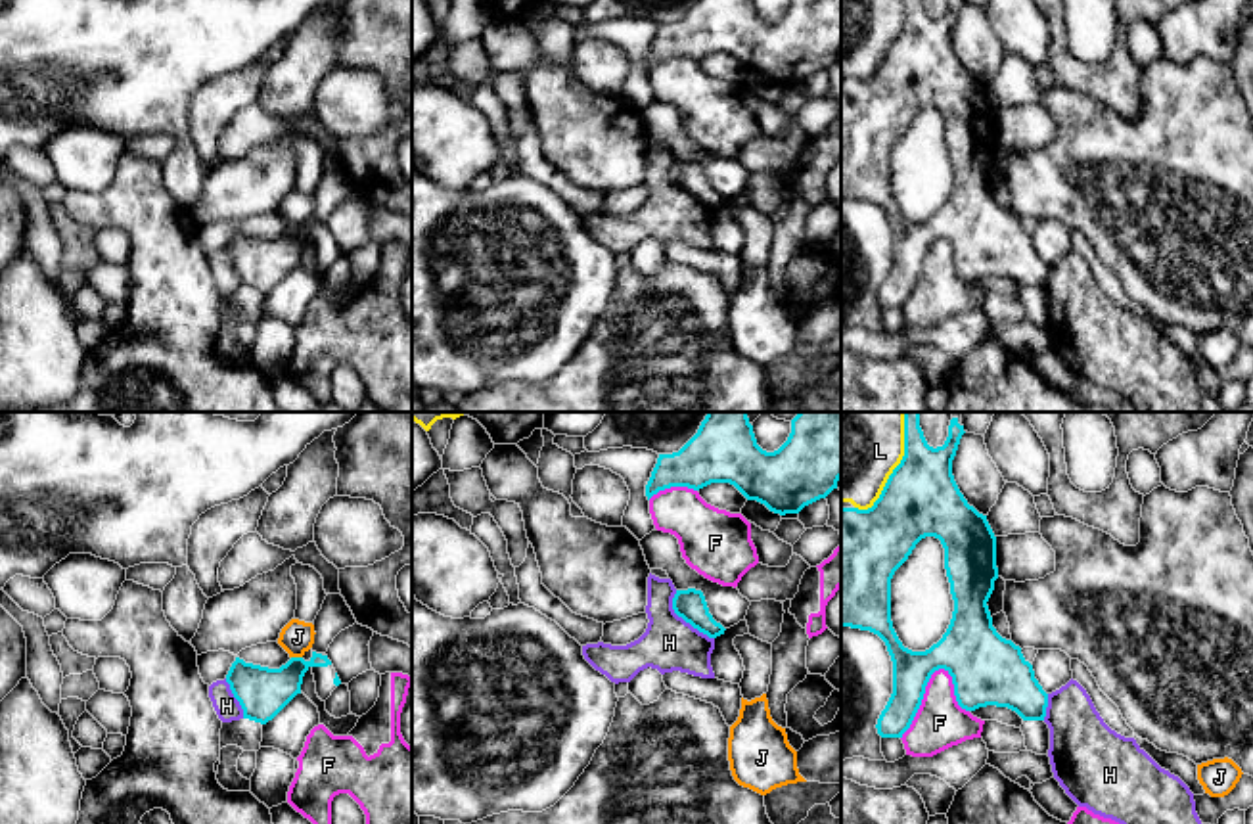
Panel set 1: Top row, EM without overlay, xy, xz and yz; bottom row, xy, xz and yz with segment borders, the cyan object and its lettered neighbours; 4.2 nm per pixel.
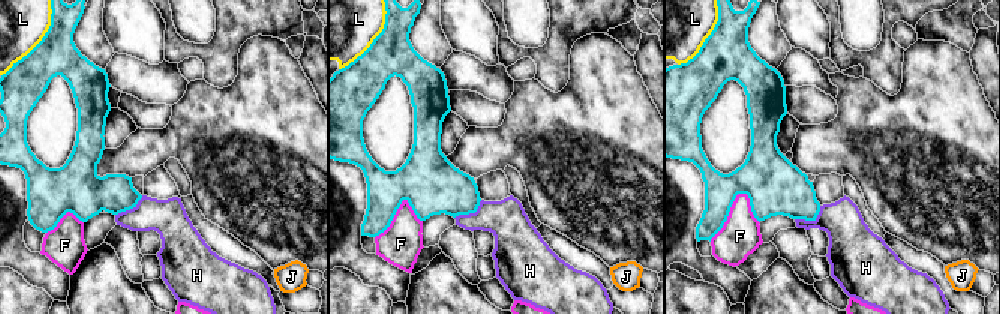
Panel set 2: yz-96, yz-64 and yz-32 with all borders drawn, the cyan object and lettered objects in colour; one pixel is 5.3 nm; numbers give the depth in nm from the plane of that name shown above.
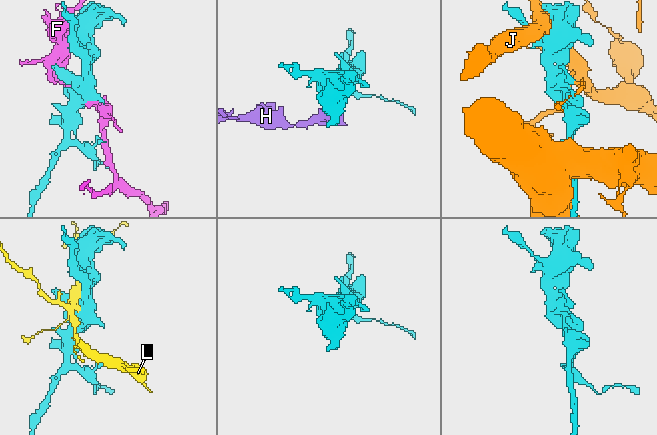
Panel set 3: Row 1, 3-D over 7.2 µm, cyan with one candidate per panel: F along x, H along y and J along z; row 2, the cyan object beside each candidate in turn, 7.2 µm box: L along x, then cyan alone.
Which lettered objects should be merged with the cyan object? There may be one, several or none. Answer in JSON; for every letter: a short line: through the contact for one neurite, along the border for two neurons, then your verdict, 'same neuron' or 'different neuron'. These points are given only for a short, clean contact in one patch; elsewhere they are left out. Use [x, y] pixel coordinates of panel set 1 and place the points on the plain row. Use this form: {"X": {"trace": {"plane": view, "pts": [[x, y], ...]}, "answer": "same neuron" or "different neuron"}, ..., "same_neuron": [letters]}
{"F": {"answer": "different neuron"}, "H": {"trace": {"plane": "xz", "pts": [[675, 161], [673, 181], [713, 209]]}, "answer": "different neuron"}, "J": {"answer": "different neuron"}, "L": {"answer": "different neuron"}, "same_neuron": []}

